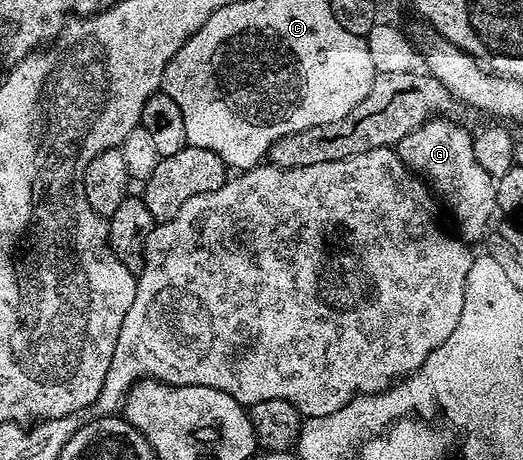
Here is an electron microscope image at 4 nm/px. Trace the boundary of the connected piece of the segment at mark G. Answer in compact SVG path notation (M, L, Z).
M433 117L418 130L402 137L402 141L394 148L399 159L426 181L442 203L444 198L449 213L460 222L459 234L465 240L482 234L484 226L491 221L492 214L497 214L498 211L496 183L492 175L486 173L482 165L478 165L474 157L473 138L473 132L468 132L462 124L455 123L452 117Z

